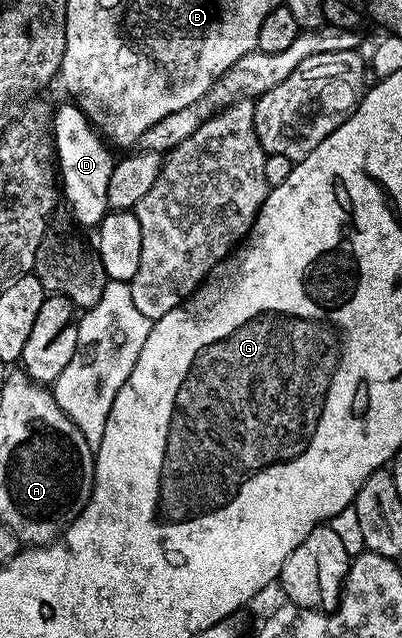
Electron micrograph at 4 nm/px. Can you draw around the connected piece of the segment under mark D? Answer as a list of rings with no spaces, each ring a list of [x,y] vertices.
[[[66,103],[58,107],[51,117],[51,143],[55,163],[59,165],[57,175],[63,185],[63,193],[72,217],[81,225],[96,227],[102,217],[108,214],[106,201],[107,181],[116,163],[114,152],[96,131],[96,128],[85,114],[74,103]]]

